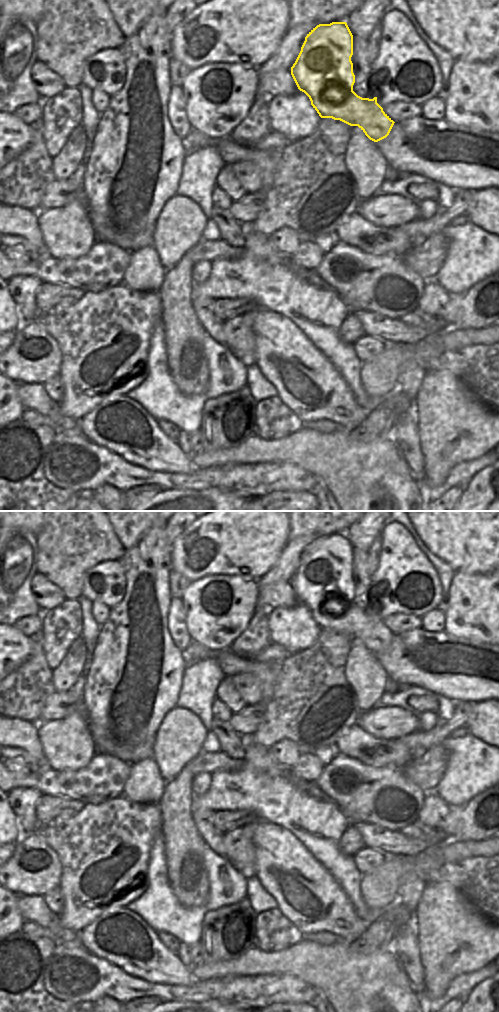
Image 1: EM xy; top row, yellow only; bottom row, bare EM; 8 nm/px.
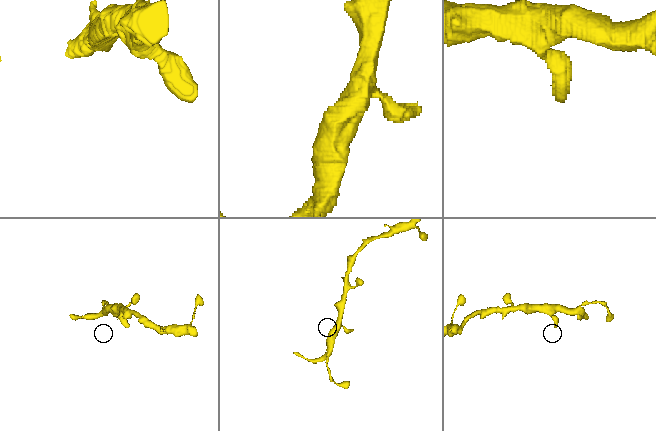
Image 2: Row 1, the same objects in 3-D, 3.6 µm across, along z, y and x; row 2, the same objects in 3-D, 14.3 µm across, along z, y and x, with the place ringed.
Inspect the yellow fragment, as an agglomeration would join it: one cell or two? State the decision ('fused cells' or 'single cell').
single cell

